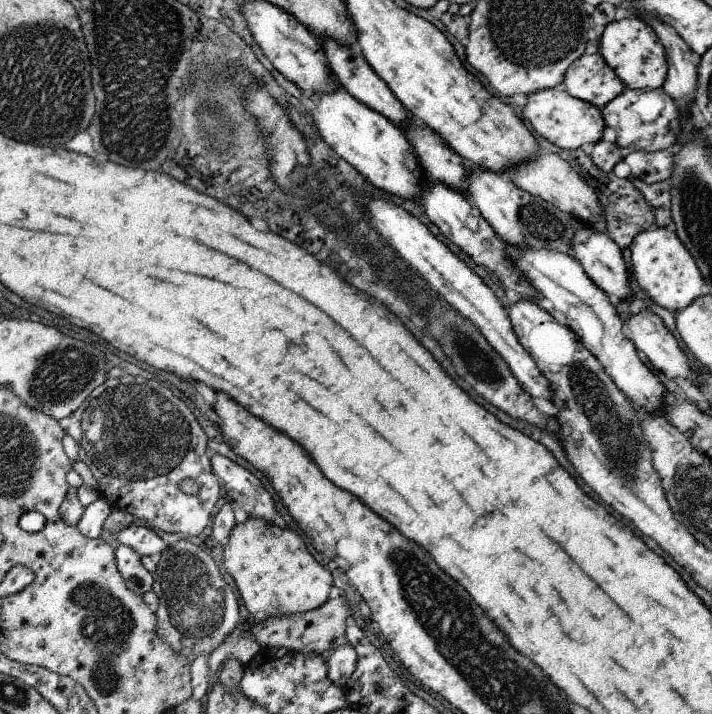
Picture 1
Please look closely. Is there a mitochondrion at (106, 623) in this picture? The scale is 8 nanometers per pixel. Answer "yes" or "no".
yes

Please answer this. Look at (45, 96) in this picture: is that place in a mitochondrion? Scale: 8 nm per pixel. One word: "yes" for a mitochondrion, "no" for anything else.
yes

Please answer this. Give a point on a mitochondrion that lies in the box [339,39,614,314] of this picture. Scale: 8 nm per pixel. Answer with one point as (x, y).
(542, 222)

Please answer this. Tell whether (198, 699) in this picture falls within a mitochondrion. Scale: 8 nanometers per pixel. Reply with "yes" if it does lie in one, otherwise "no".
no

